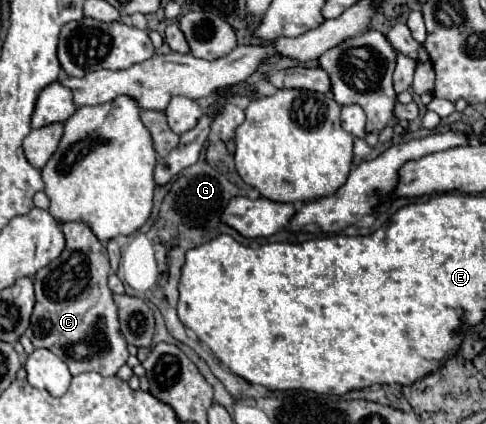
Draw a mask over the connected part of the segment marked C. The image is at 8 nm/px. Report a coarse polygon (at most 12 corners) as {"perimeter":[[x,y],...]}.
{"perimeter":[[81,222],[33,276],[27,336],[83,372],[127,362],[107,248]]}

